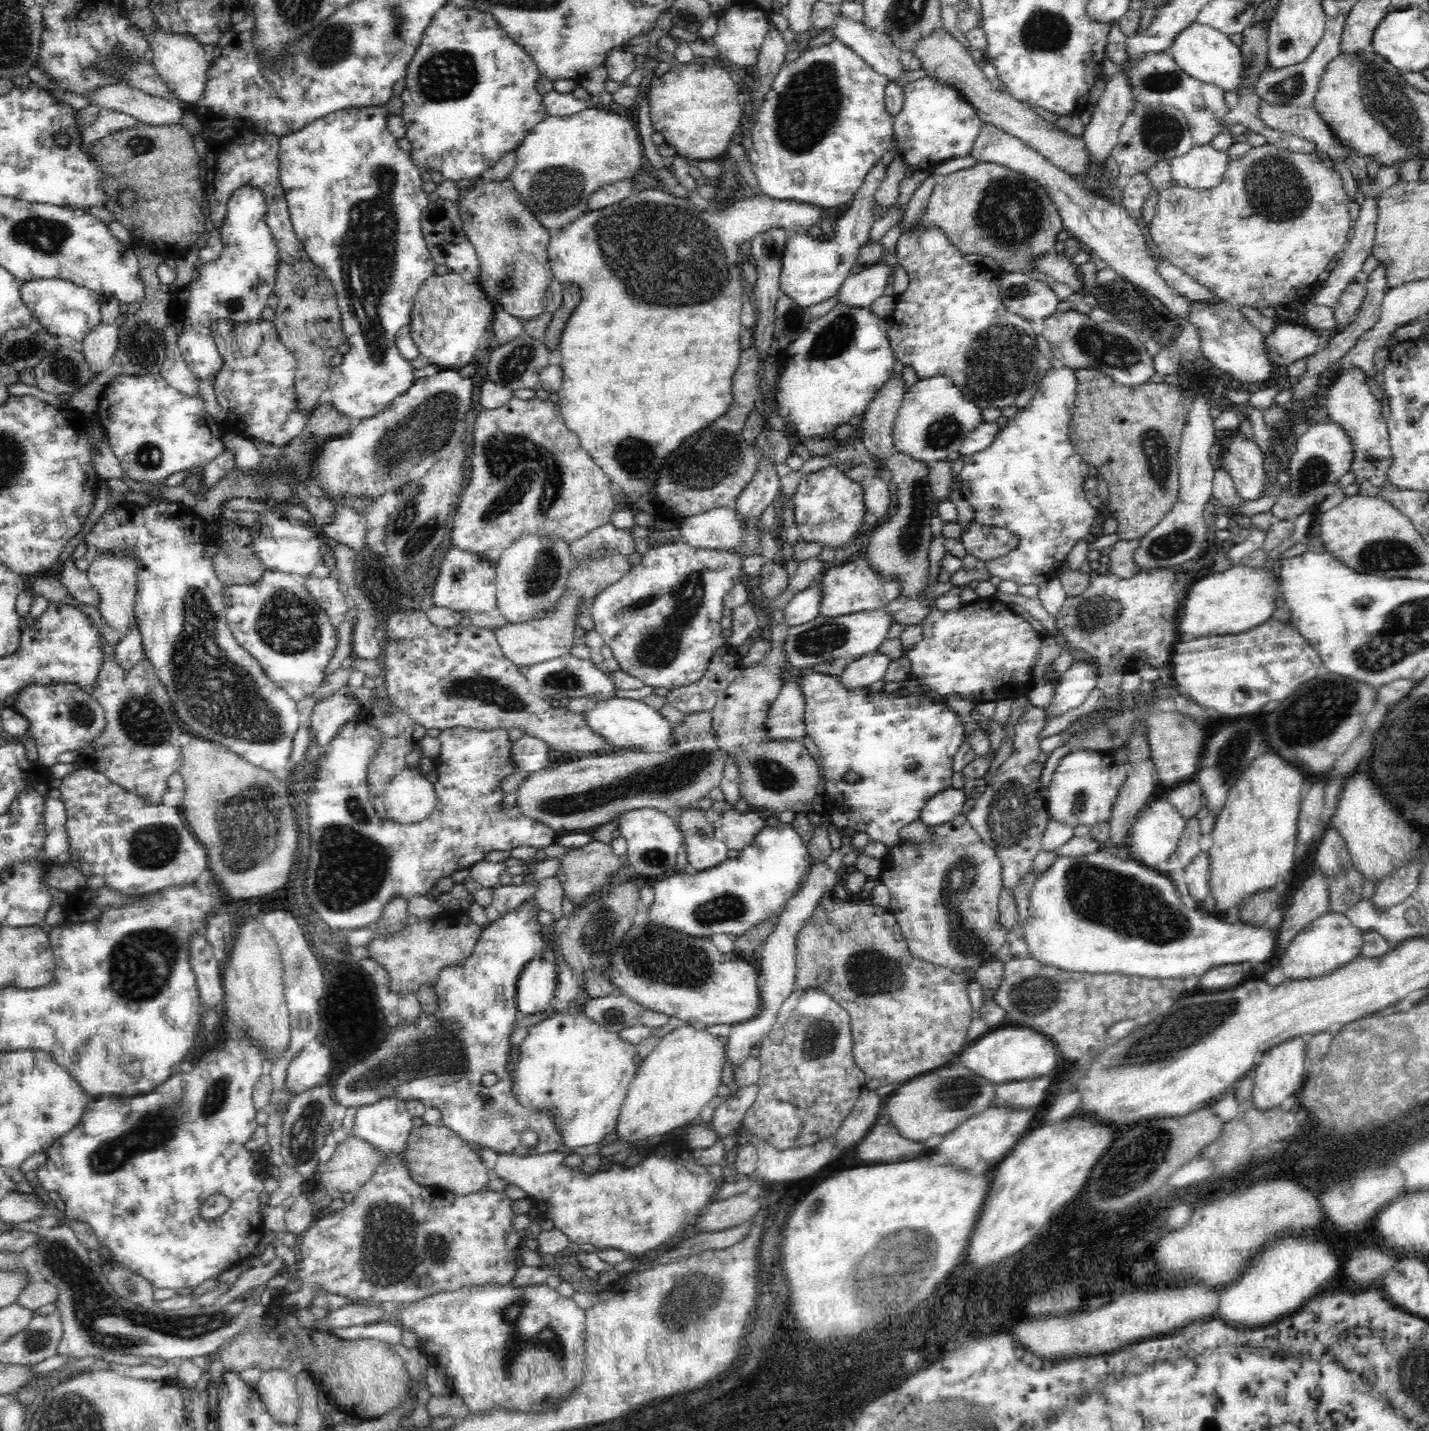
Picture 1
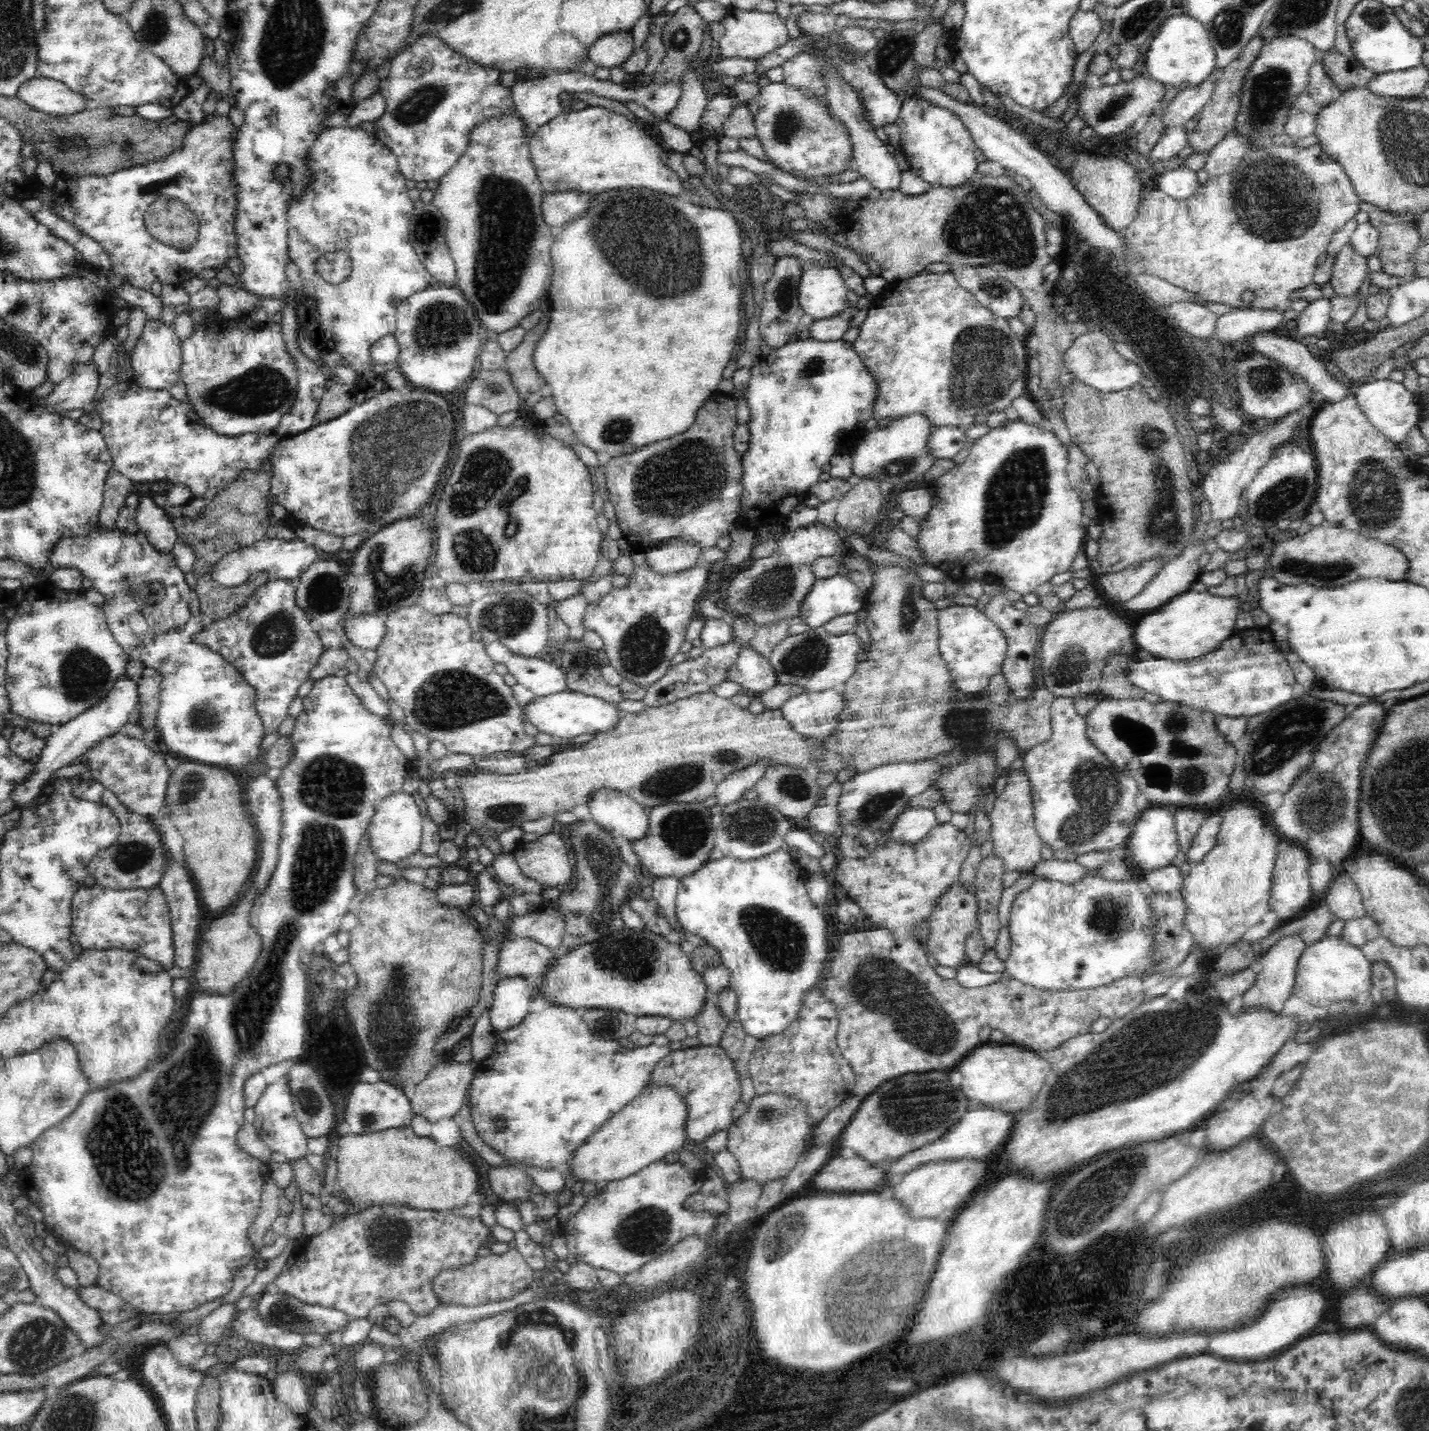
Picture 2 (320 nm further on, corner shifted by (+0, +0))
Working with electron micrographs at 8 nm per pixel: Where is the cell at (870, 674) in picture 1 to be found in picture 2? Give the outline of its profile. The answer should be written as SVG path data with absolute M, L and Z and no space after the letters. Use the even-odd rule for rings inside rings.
M841 687L820 690L820 692L798 693L781 706L781 714L802 737L821 745L835 731L836 725L839 723L837 718L844 708L845 698L839 689Z

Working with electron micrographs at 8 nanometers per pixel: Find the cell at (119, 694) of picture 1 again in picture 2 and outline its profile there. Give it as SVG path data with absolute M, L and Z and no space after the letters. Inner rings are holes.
M145 668L139 680L140 720L148 730L155 726L157 710L160 706L159 685L161 679L155 669Z

